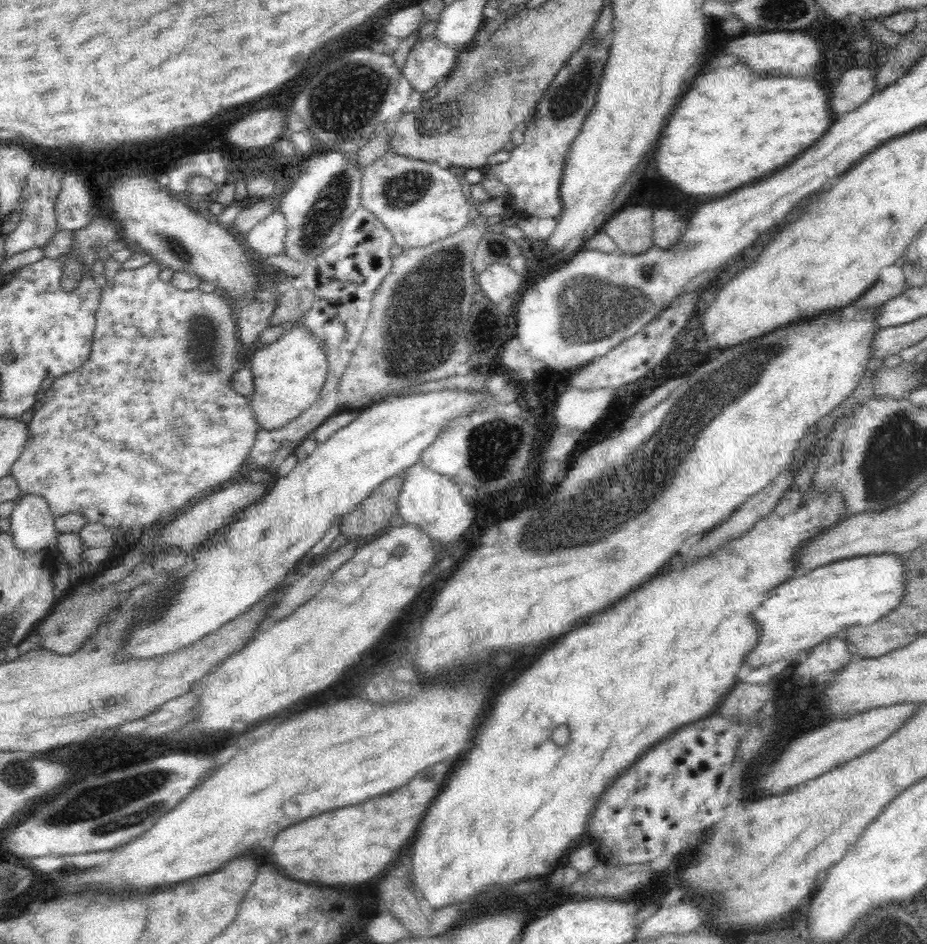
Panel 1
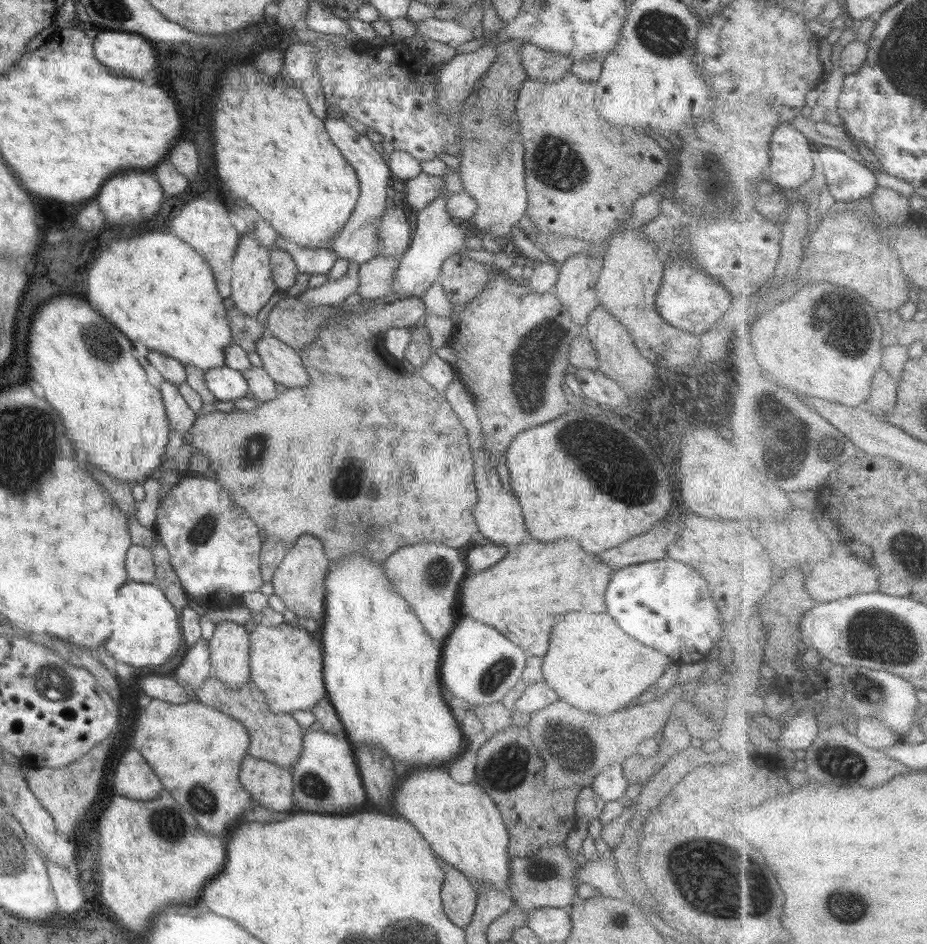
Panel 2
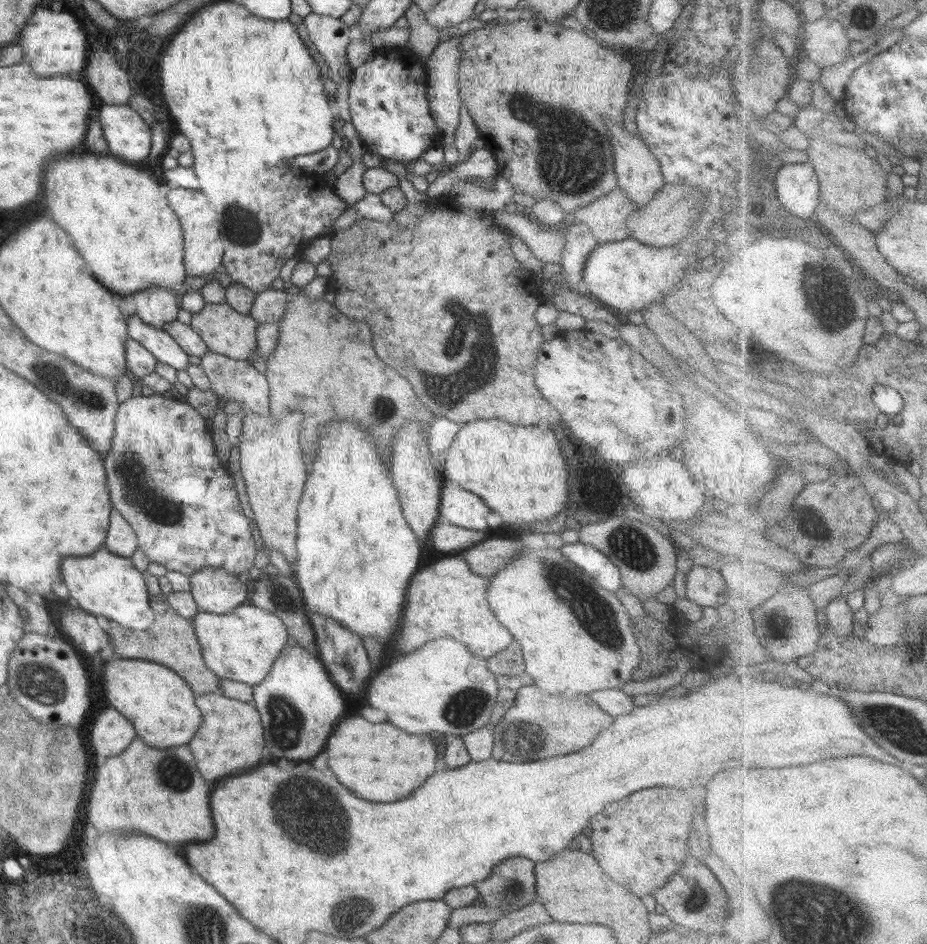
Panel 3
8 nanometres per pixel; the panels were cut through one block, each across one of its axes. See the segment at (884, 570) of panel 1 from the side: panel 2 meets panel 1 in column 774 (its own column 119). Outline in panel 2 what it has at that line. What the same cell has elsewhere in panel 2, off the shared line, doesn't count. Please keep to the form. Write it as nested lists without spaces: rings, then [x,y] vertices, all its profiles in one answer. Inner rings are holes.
[[[128,581],[118,589],[118,606],[112,612],[111,635],[104,647],[111,657],[131,668],[165,666],[170,656],[177,655],[184,644],[178,610],[166,599],[157,584]]]

